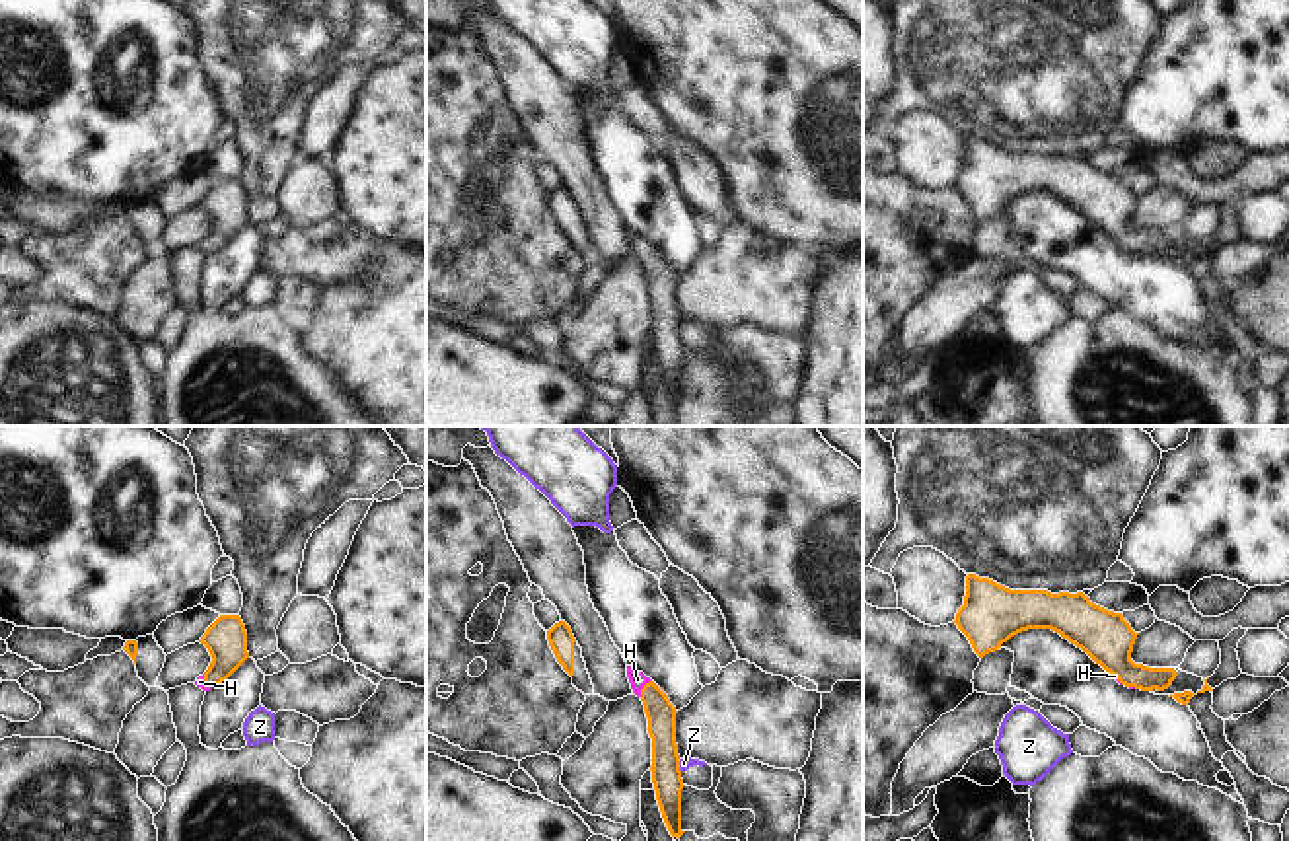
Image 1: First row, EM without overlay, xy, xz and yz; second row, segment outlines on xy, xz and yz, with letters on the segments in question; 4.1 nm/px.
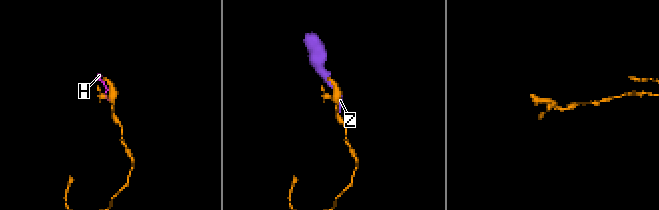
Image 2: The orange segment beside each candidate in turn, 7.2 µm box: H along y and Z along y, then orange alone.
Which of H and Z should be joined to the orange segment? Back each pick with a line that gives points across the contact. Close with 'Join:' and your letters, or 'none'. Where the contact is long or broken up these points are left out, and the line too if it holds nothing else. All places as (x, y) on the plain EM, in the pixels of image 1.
H: Path across: xz (661, 277), (657, 265), (643, 252), (637, 244)
Join: H

